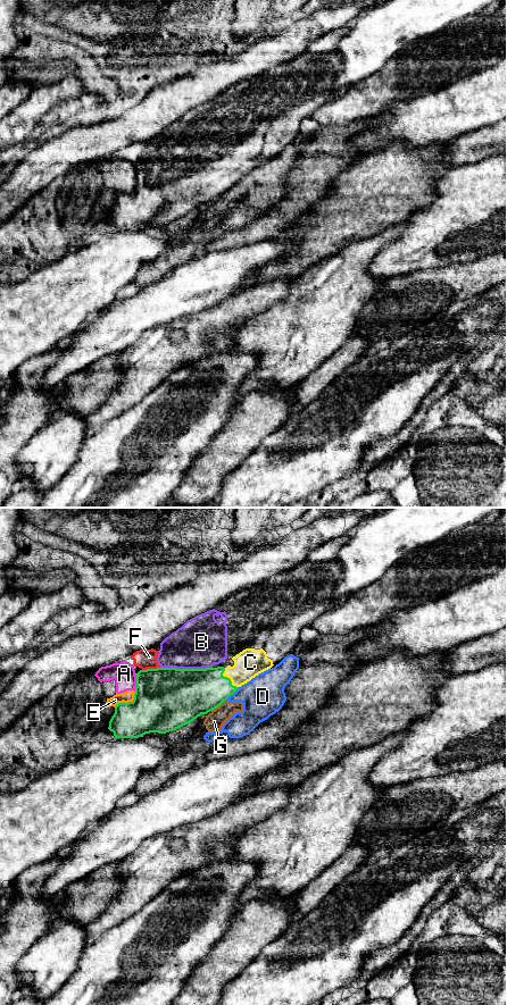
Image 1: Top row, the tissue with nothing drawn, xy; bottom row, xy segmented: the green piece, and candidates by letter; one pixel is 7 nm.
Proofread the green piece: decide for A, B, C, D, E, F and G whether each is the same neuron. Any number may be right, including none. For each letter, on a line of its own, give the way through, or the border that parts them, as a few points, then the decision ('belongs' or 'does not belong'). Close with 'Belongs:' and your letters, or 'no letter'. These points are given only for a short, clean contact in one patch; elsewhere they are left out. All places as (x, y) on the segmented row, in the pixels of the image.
A: along xy (134, 673), (135, 691) | does not belong
B: belongs
C: belongs
D: along xy (239, 687), (225, 700) | does not belong
E: along xy (135, 692), (131, 701), (118, 702), (114, 706) | does not belong
F: belongs
G: along xy (225, 700), (212, 711) | does not belong
Belongs: B, C, F

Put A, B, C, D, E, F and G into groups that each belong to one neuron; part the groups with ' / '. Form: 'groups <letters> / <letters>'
groups A E / B C F / D G

